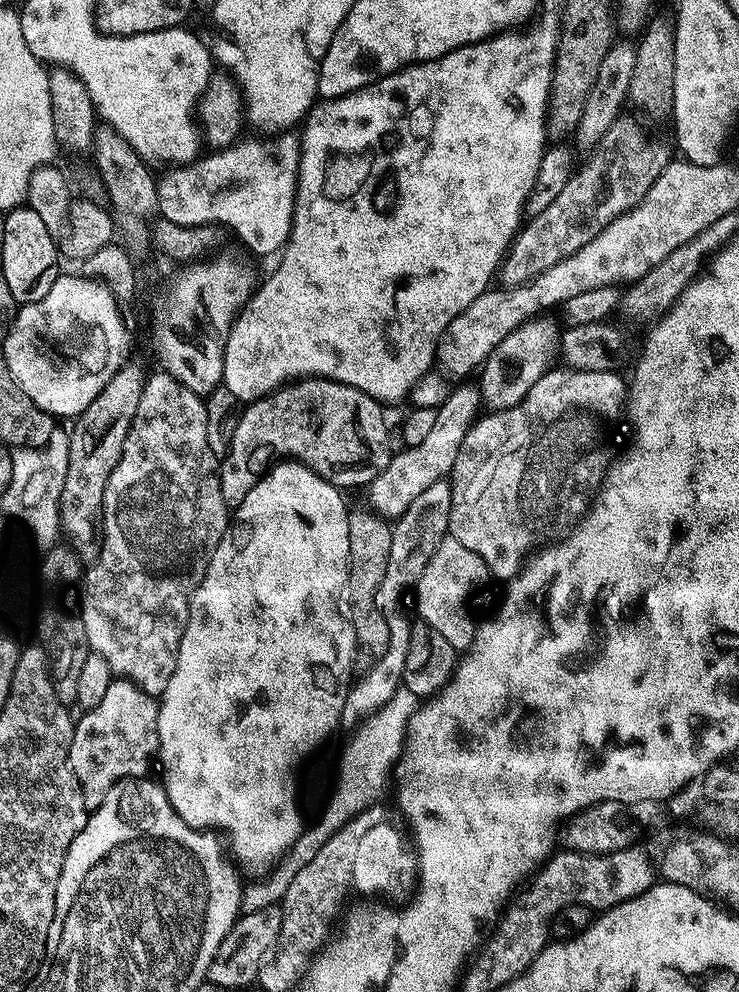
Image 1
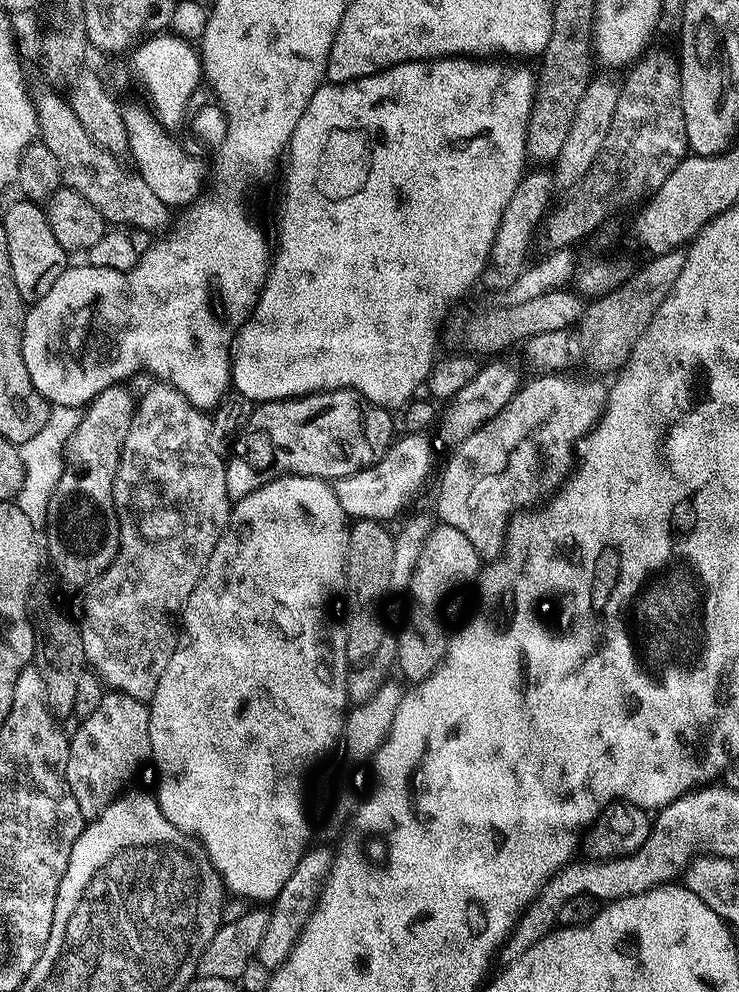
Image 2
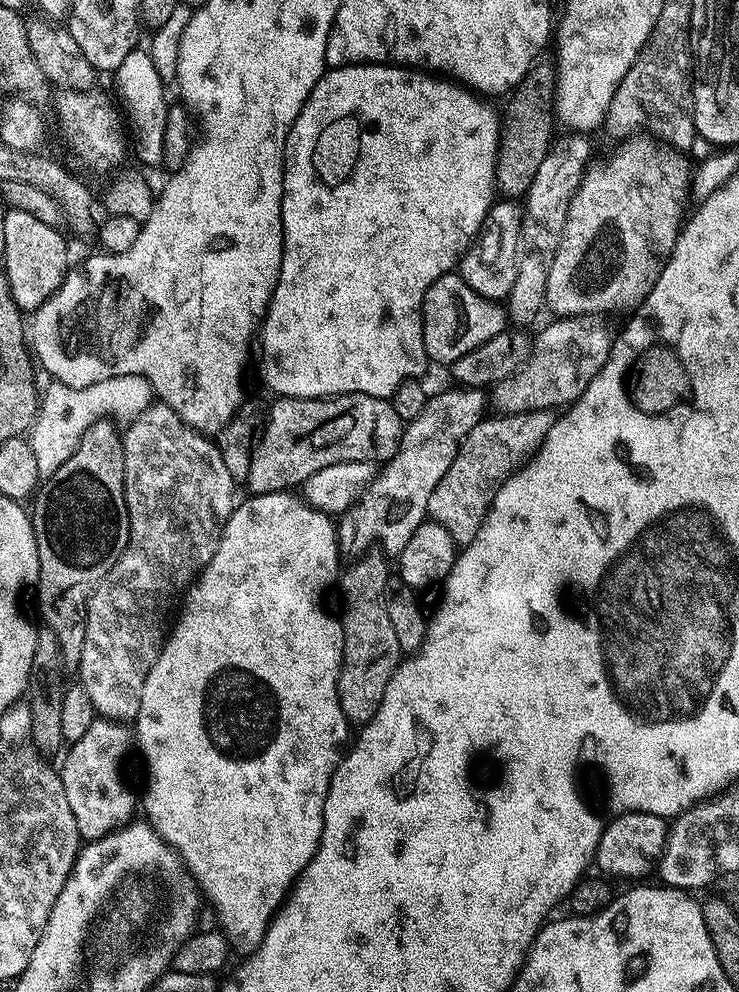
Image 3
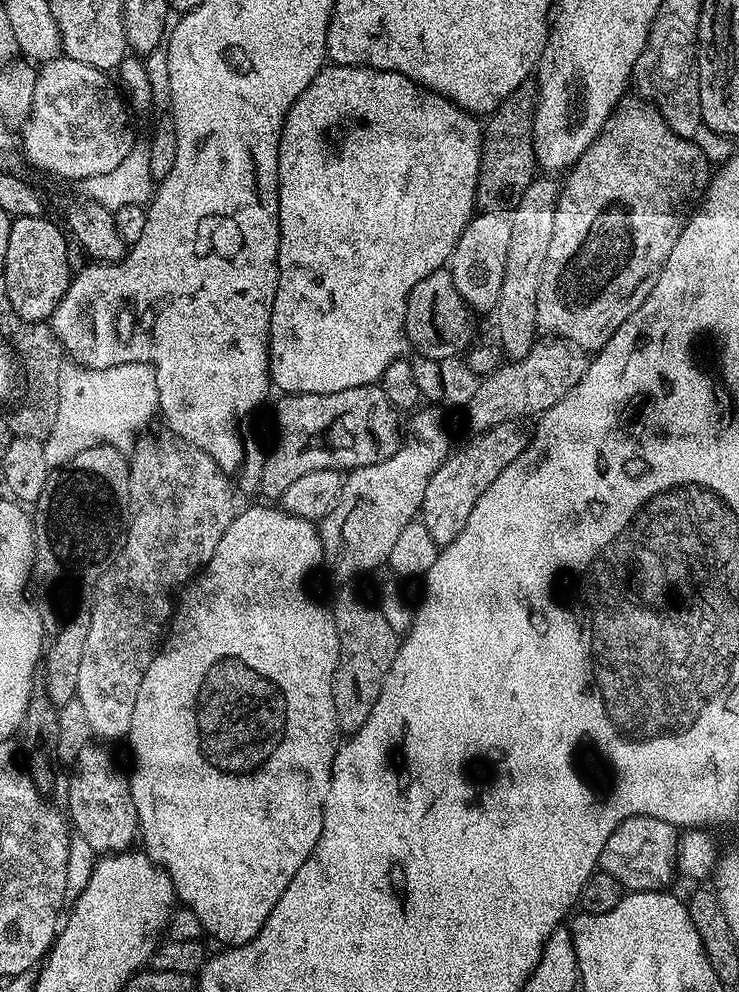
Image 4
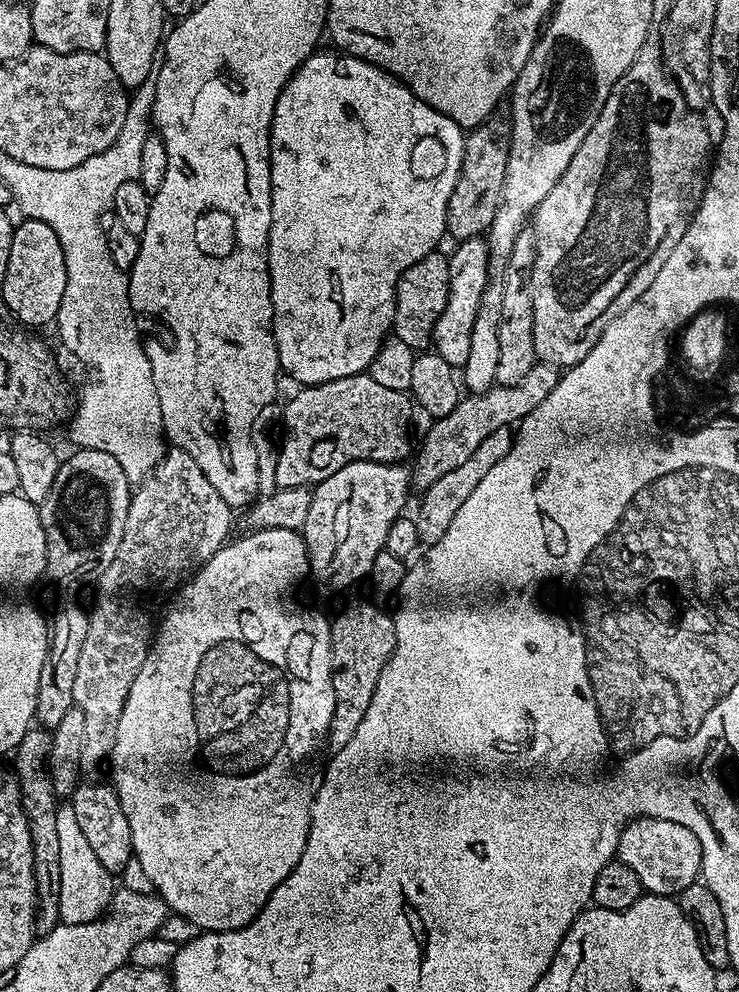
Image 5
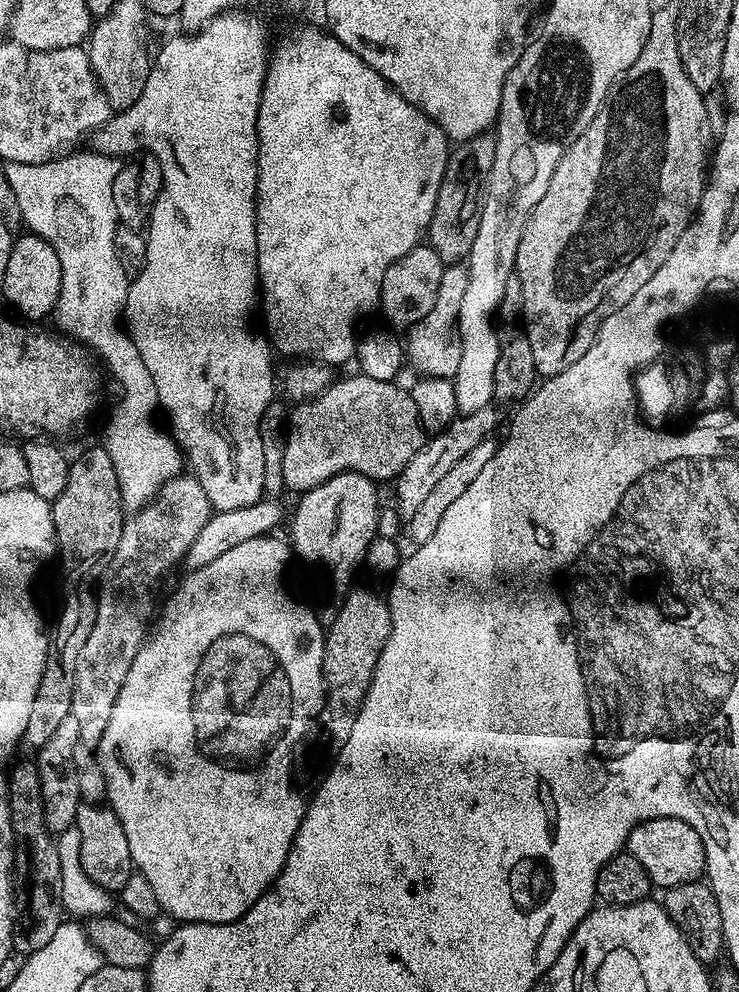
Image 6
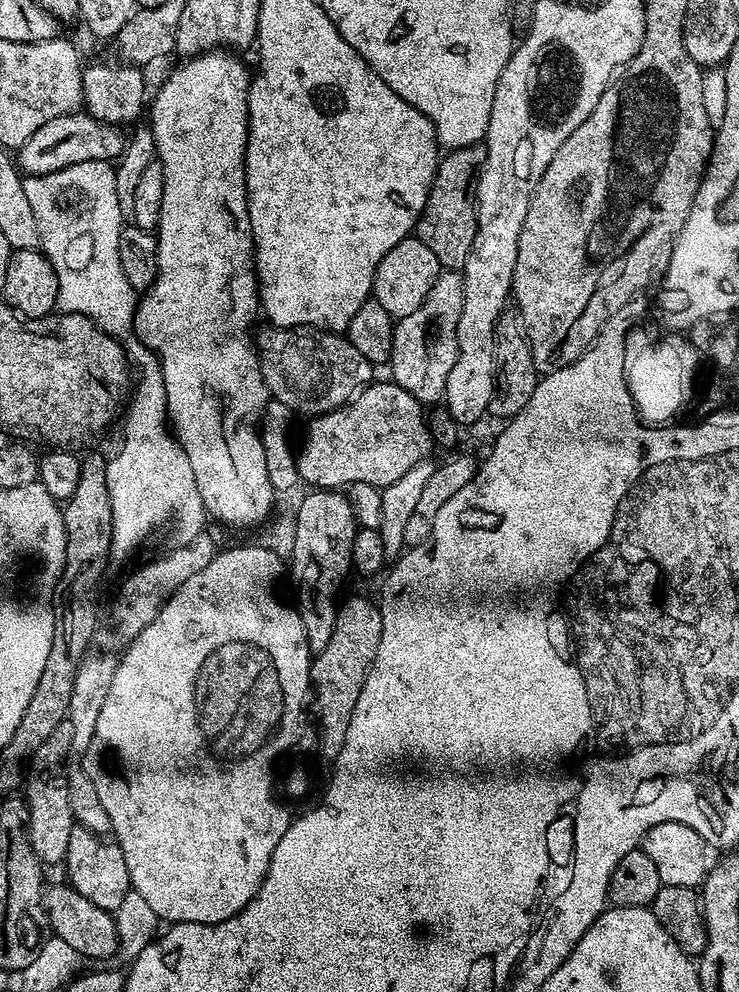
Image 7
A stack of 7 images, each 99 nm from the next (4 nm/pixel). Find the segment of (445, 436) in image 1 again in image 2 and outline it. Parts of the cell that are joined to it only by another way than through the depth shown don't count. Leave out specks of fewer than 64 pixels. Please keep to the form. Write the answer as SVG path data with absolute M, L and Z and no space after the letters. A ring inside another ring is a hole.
M404 434L404 437L393 439L391 446L384 451L384 457L369 468L360 468L354 474L342 476L335 481L336 497L342 510L353 521L379 520L389 522L407 504L408 498L421 486L428 470L432 466L432 444L424 434Z

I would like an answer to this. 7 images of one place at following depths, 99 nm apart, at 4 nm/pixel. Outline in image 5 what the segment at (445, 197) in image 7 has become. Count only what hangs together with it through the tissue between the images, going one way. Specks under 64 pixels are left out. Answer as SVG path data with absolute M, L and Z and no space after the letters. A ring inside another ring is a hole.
M500 114L483 120L465 135L460 177L452 191L446 218L447 235L453 236L453 241L469 240L487 233L496 208L500 205L500 191L506 178L511 137L512 125L505 117L503 120Z

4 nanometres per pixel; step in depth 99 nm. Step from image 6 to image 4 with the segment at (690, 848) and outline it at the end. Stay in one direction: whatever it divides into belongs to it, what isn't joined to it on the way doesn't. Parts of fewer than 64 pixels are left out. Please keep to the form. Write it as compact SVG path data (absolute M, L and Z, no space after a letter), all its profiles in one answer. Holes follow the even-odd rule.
M631 816L621 822L614 830L614 834L610 834L610 838L606 838L606 846L602 846L602 854L598 865L599 871L610 874L610 878L618 881L621 889L628 892L658 892L669 887L668 883L672 879L677 879L676 855L678 854L678 846L680 845L681 833L678 831L677 825L666 822L662 818L654 818L653 816Z

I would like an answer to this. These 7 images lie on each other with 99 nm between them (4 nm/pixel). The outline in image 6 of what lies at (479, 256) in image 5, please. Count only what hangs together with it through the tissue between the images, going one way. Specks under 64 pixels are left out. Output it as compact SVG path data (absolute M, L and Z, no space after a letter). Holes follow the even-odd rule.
M463 263L450 264L445 267L442 282L438 286L438 296L434 304L421 320L407 329L406 360L417 368L421 377L440 376L451 378L458 370L460 342L454 329L457 327L462 310L462 297L466 295L468 270Z

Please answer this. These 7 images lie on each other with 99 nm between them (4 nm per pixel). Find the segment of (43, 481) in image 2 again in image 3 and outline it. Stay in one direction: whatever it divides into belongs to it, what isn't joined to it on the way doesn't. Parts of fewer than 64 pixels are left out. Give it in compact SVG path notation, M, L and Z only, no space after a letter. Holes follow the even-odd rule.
M115 376L85 388L71 388L57 380L48 382L45 388L43 385L40 410L26 436L38 462L38 474L42 478L54 475L58 466L62 466L62 462L74 454L82 434L86 434L94 422L111 417L111 412L121 412L125 421L131 422L138 414L145 412L153 400L152 384L144 376Z

